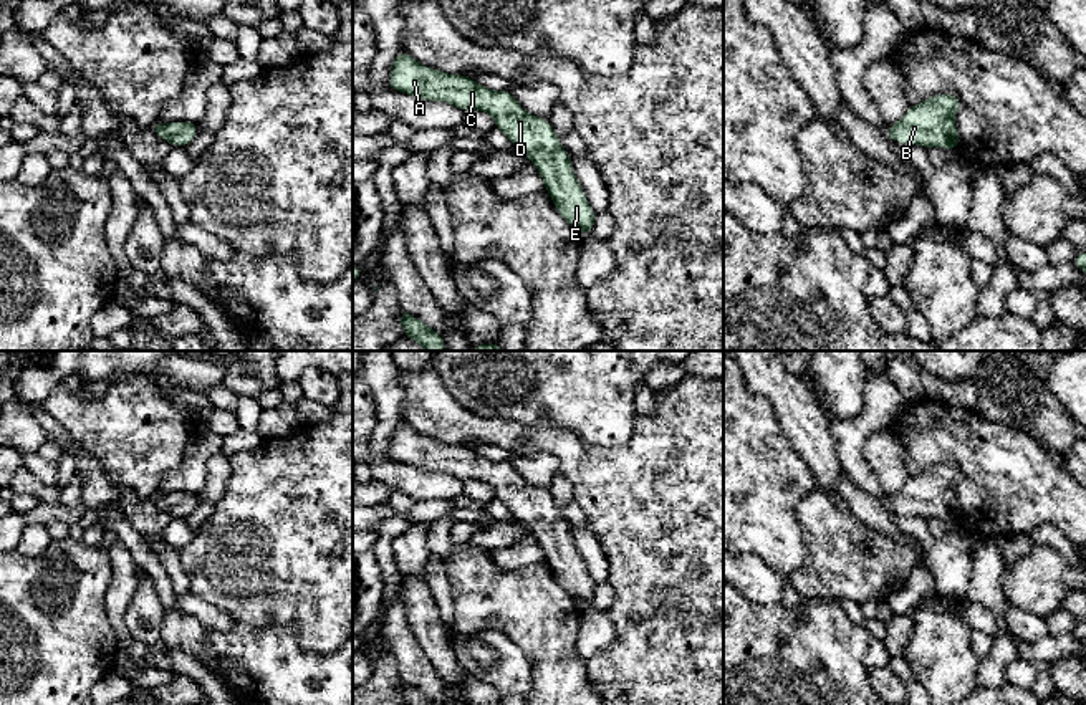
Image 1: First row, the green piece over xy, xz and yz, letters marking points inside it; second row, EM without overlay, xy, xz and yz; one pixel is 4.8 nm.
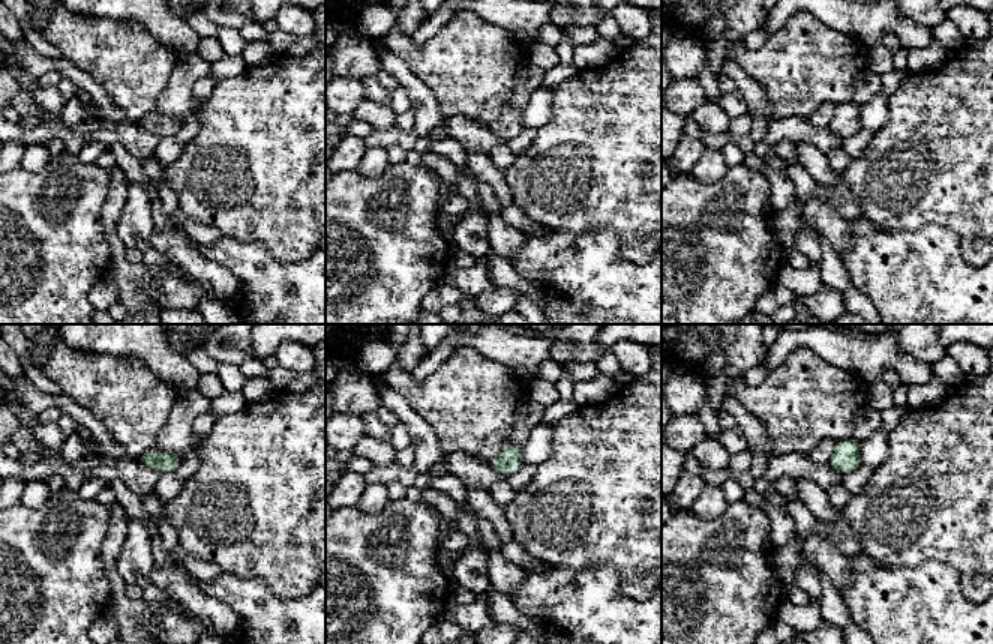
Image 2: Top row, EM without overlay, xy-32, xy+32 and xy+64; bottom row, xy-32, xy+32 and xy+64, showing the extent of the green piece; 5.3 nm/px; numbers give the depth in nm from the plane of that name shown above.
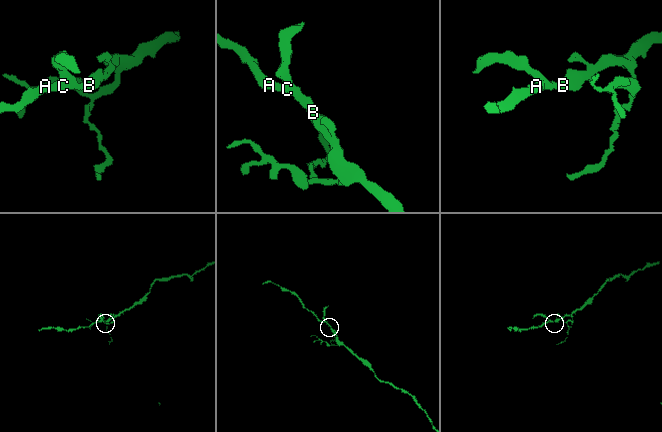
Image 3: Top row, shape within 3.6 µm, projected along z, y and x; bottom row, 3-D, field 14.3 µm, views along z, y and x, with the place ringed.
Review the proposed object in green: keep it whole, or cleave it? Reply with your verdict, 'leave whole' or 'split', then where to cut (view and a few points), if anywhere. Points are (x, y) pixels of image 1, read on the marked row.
leave whole; no cut

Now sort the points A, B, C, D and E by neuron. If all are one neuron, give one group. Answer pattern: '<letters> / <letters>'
A B C D E

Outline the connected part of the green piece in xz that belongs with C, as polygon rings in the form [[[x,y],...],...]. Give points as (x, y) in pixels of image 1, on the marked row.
[[[404,50],[397,53],[391,65],[389,89],[406,93],[424,101],[444,101],[454,104],[460,111],[485,111],[495,118],[495,127],[500,129],[513,146],[533,161],[545,190],[550,194],[558,213],[581,235],[591,233],[596,215],[581,189],[573,162],[560,142],[560,136],[553,131],[548,119],[526,113],[513,98],[512,89],[492,91],[465,74],[449,74],[417,63]]]

